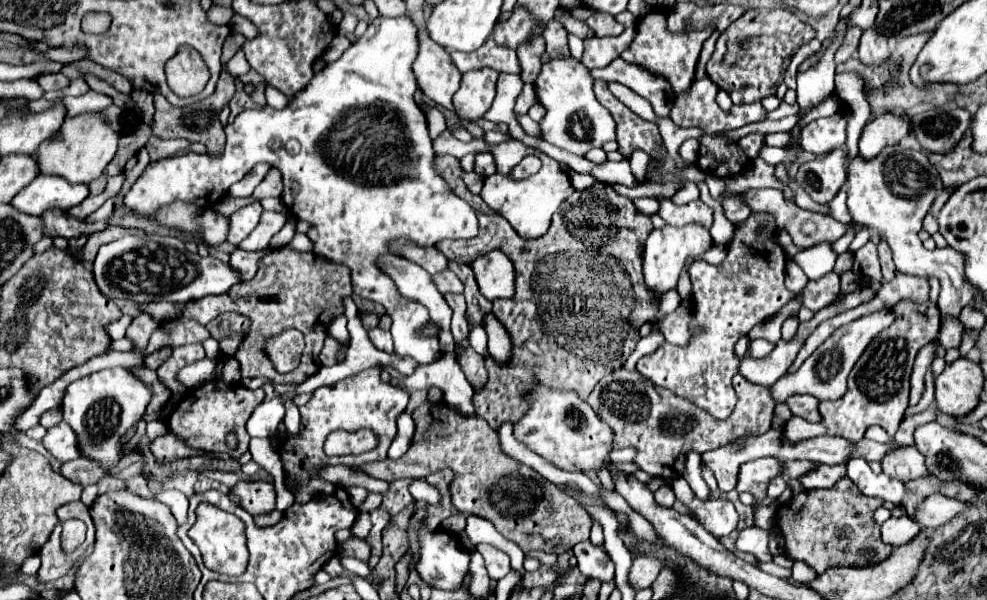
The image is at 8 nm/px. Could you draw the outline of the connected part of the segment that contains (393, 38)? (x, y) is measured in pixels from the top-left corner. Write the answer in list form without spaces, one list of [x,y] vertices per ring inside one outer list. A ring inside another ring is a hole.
[[[408,14],[396,18],[376,18],[370,22],[364,36],[352,44],[340,56],[340,60],[326,64],[324,70],[314,74],[312,82],[300,90],[300,94],[296,94],[284,110],[264,106],[238,114],[238,118],[224,128],[226,148],[222,158],[186,152],[150,164],[124,196],[124,206],[142,214],[152,214],[152,210],[176,200],[206,208],[224,198],[232,182],[244,178],[244,170],[250,170],[254,164],[268,162],[282,172],[282,202],[286,208],[298,220],[308,220],[314,224],[314,228],[308,232],[308,238],[314,242],[314,252],[332,262],[346,264],[352,270],[354,294],[378,302],[388,310],[390,318],[394,320],[390,328],[394,336],[394,352],[400,356],[410,356],[418,364],[436,362],[442,356],[438,338],[418,334],[430,322],[428,310],[418,302],[400,296],[394,282],[376,268],[378,256],[388,254],[388,242],[396,236],[404,236],[420,246],[434,246],[446,238],[468,240],[478,234],[474,208],[470,208],[462,198],[456,198],[440,174],[432,170],[434,150],[428,136],[428,122],[414,102],[414,92],[418,86],[412,74],[412,62],[416,60],[416,54],[418,30]]]

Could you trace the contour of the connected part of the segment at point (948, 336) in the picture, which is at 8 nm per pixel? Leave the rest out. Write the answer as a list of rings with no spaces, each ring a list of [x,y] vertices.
[[[945,316],[941,322],[938,340],[945,350],[959,348],[962,340],[964,325],[959,319]]]

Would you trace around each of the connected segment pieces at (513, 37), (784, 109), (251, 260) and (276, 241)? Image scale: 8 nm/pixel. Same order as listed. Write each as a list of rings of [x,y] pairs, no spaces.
[[[514,8],[514,14],[512,14],[510,20],[496,24],[496,30],[494,30],[492,38],[500,46],[516,48],[518,44],[526,42],[532,32],[540,32],[540,28],[536,26],[536,22],[532,22],[532,18],[528,18],[528,10]]]
[[[782,102],[776,110],[767,113],[767,119],[780,120],[789,115],[797,114],[798,111],[799,111],[799,106],[797,103],[790,105]]]
[[[236,248],[230,256],[230,266],[240,274],[242,282],[248,282],[254,278],[258,270],[258,261],[266,252],[268,252],[268,248],[260,251],[246,251]]]
[[[289,220],[283,228],[272,237],[269,246],[271,248],[280,247],[288,244],[296,233],[296,224],[294,220]]]

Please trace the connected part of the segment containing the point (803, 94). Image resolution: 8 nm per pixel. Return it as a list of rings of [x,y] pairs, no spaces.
[[[840,20],[838,26],[836,26],[836,38],[828,46],[828,50],[822,54],[822,58],[816,64],[812,64],[808,70],[798,72],[796,94],[798,94],[798,104],[800,104],[800,118],[806,114],[808,108],[820,104],[826,96],[832,94],[834,72],[836,72],[834,54],[840,48],[840,42],[844,40],[844,34],[846,34],[846,22]]]

